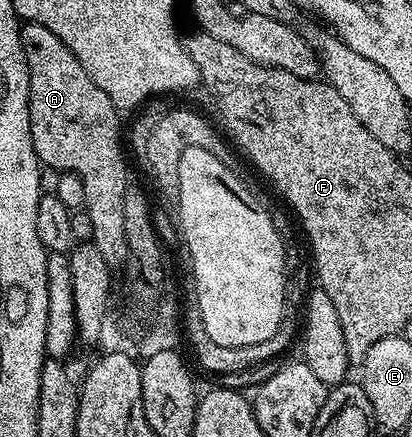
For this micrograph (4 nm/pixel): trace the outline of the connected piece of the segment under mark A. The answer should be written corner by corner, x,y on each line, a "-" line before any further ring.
23,22
22,48
28,65
28,81
30,82
30,128
32,129
32,145
38,154
42,167
55,167
60,172
75,171
84,181
84,210
92,217
93,243
104,253
111,265
126,263
128,245
124,235
124,197
128,186
126,179
126,159
122,156
122,127
118,124
120,112
112,105
108,93
84,73
84,65
76,61
72,49
52,33
52,29
44,29
39,23

